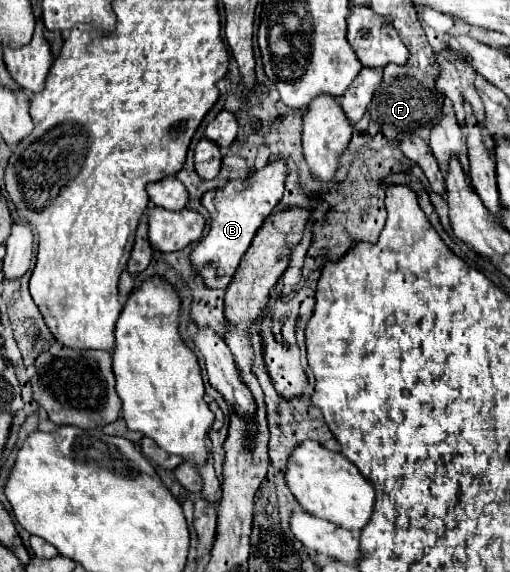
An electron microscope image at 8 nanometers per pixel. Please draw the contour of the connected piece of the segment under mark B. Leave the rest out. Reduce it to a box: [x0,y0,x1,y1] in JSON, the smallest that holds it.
[189,160,287,288]

